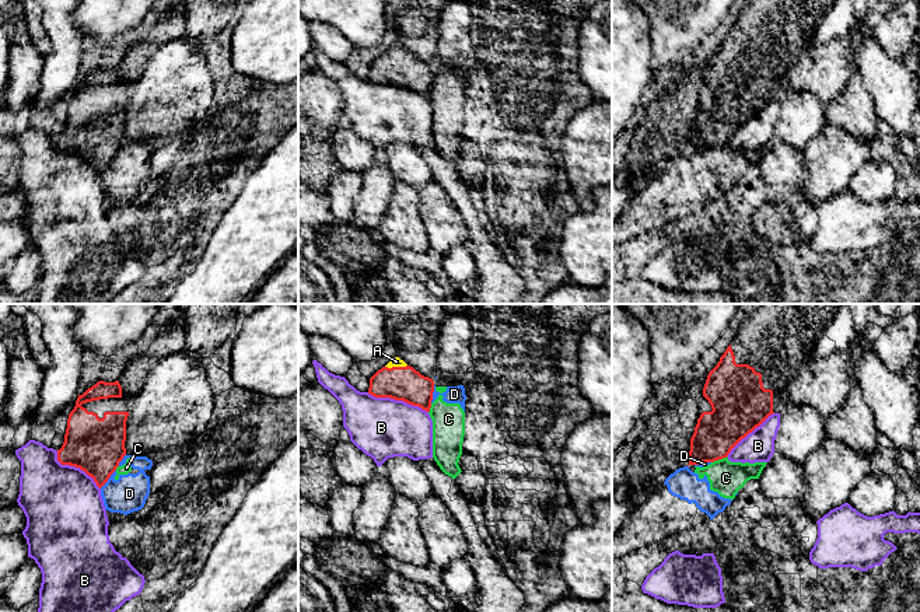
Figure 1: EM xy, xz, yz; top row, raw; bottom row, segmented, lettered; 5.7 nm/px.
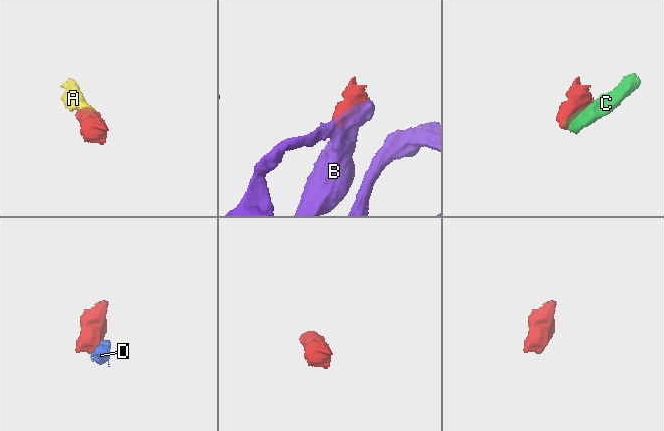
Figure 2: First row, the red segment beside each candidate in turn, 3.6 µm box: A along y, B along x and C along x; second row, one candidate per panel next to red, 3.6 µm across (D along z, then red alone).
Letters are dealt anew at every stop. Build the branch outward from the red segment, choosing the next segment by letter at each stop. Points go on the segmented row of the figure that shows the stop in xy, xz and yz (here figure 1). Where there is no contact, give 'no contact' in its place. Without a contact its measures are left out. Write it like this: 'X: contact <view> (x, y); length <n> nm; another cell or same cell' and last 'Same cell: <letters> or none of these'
A: contact xz (395, 367); length 130 nm; same cell
B: contact xz (398, 399); length 360 nm; another cell
C: contact yz (719, 458); length 100 nm; another cell
D: contact xy (108, 478); length 140 nm; another cell
Same cell: A

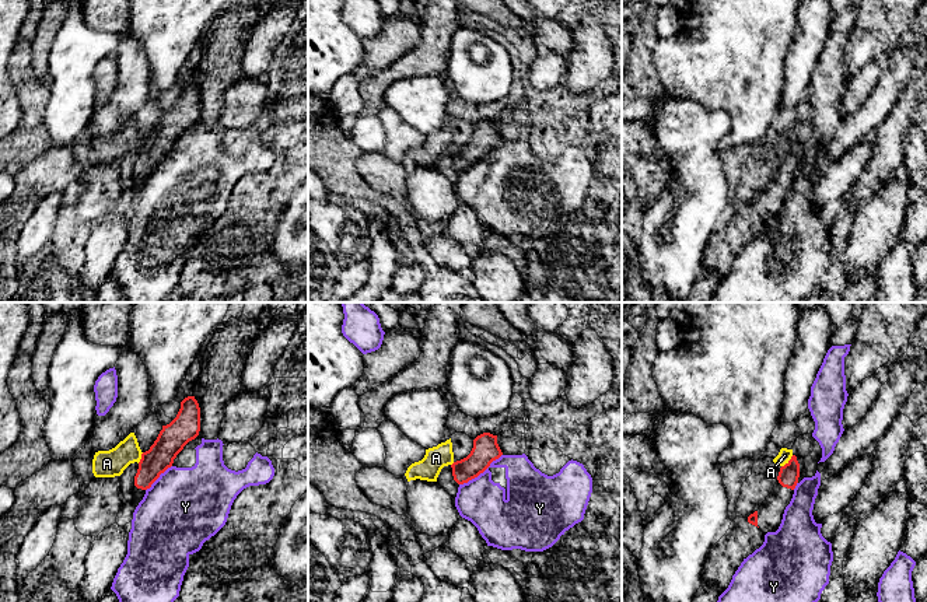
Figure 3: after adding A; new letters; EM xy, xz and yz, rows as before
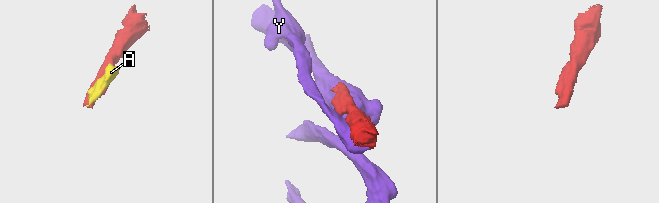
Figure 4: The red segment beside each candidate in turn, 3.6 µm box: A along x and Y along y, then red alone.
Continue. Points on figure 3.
A: contact yz (789, 461); length 100 nm; another cell
Y: contact xz (481, 472); length 300 nm; another cell
Same cell: none of these

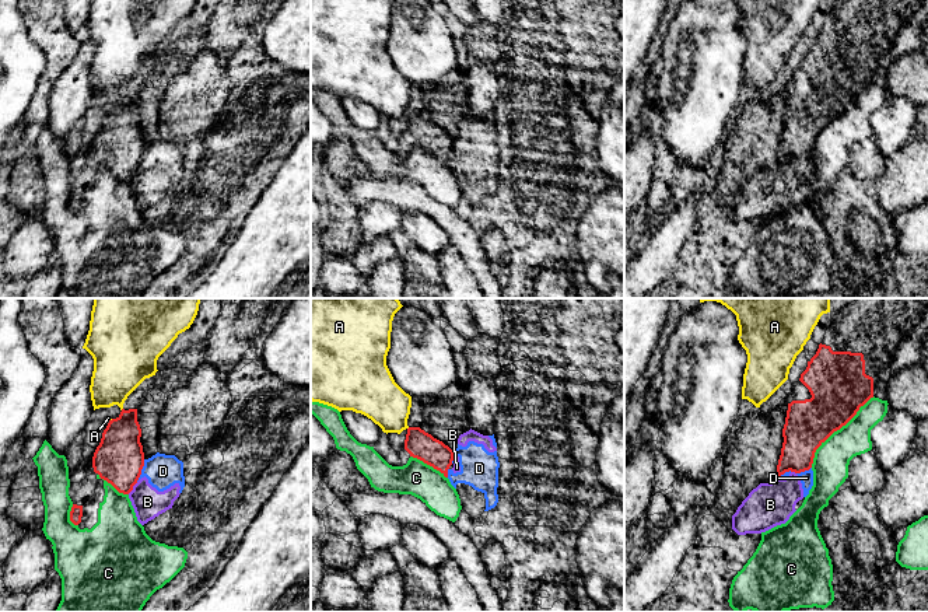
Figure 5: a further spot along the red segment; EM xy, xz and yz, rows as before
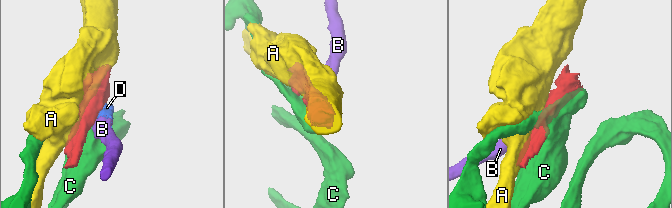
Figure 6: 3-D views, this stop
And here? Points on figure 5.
A: contact xy (109, 420); length 30 nm; another cell
B: contact xy (132, 488); length 90 nm; another cell
C: contact yz (837, 429); length 550 nm; another cell
D: contact xy (140, 471); length 140 nm; another cell
Same cell: none of these

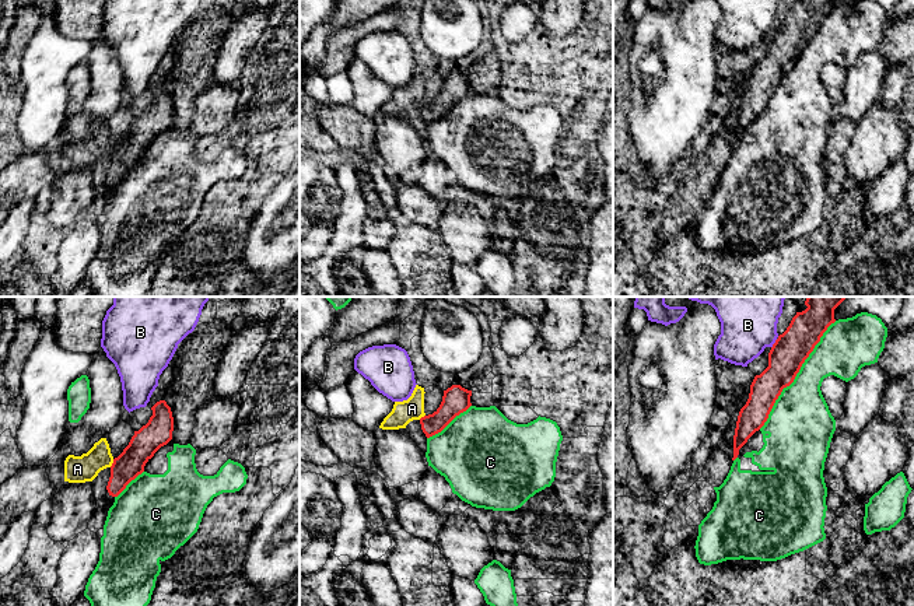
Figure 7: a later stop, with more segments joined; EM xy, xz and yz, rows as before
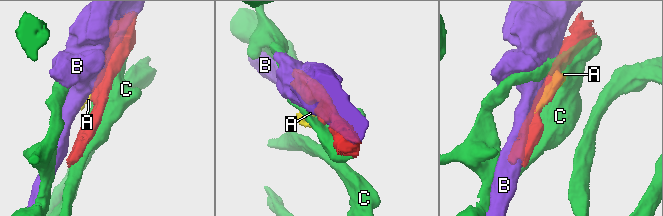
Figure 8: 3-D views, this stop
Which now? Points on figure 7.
A: contact xy (112, 463); length 50 nm; another cell
B: contact yz (774, 343); length 70 nm; another cell
C: contact yz (795, 375); length 750 nm; another cell
Same cell: none of these

